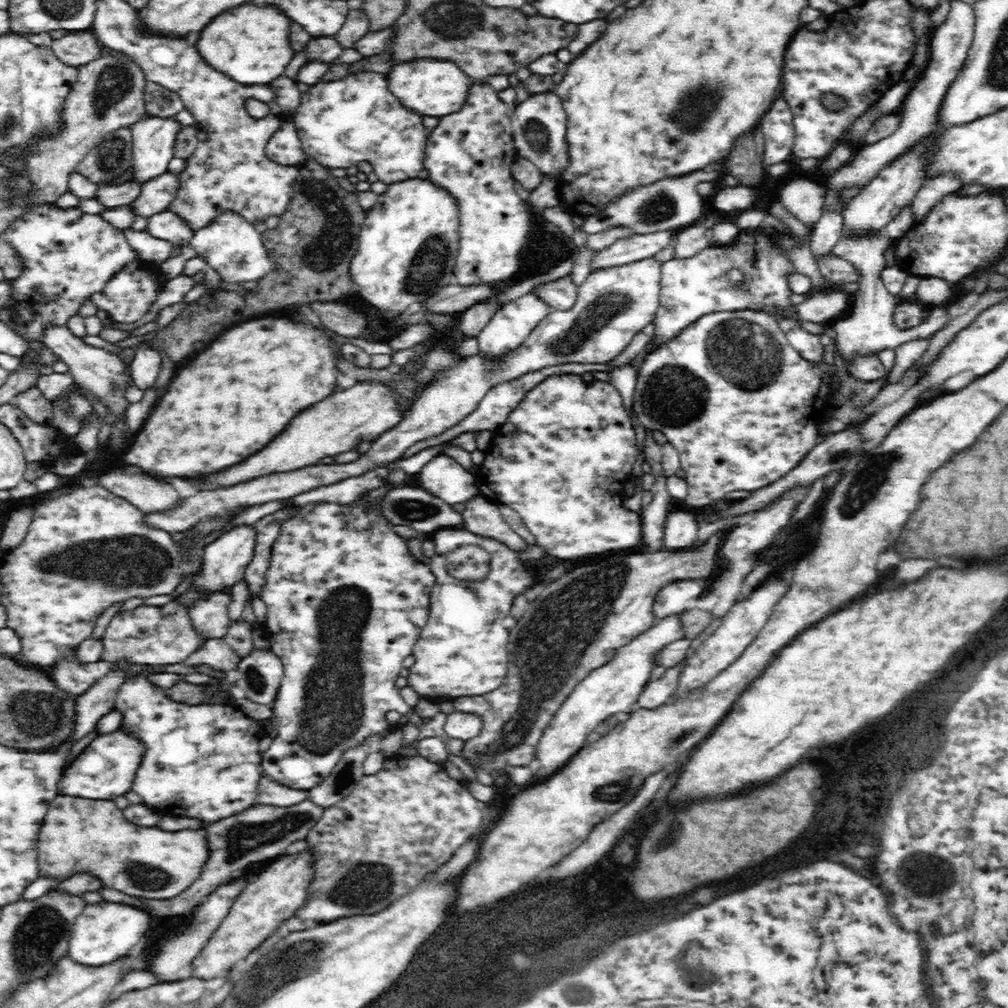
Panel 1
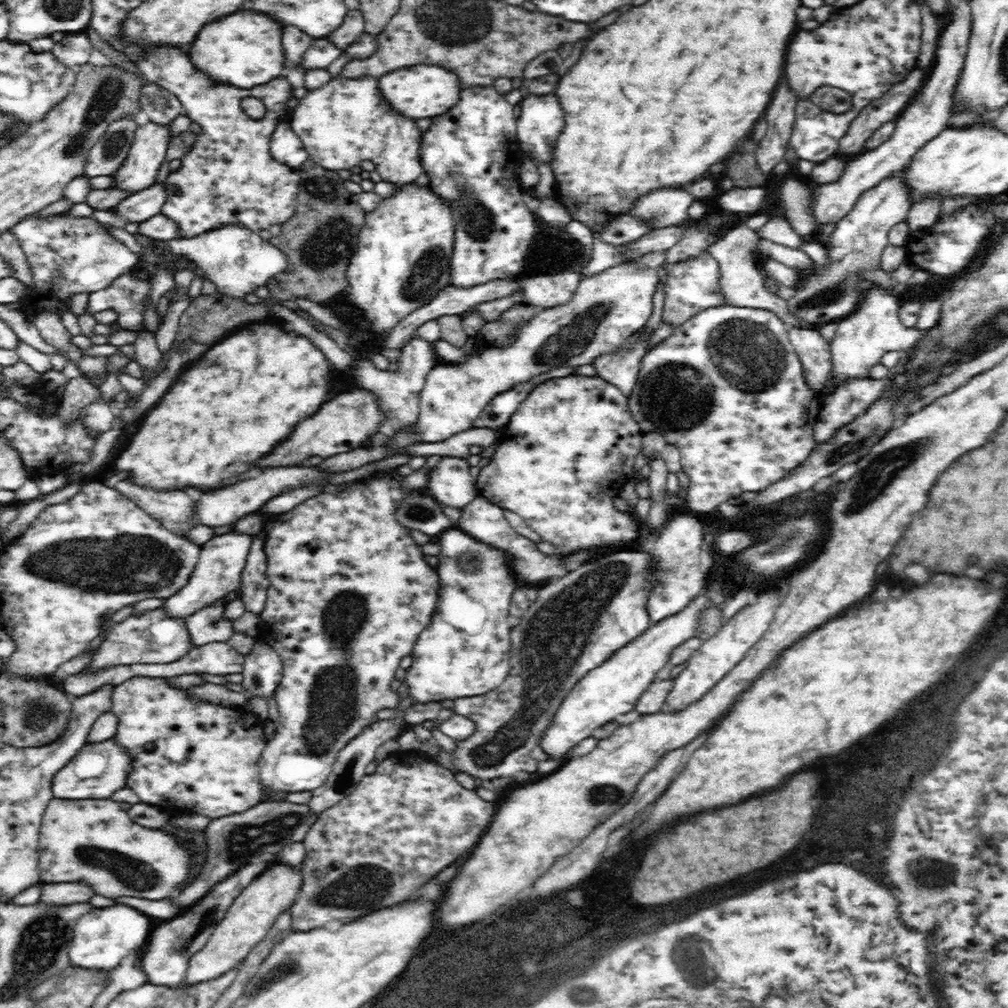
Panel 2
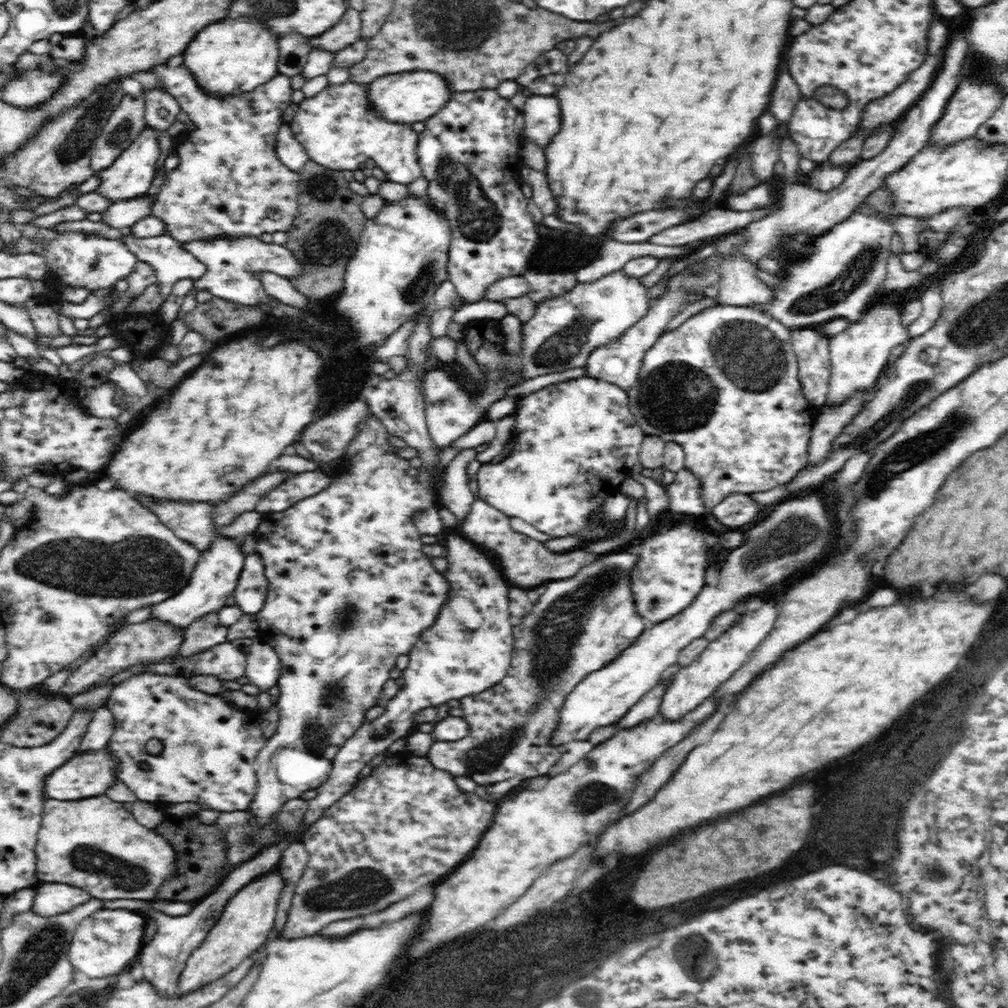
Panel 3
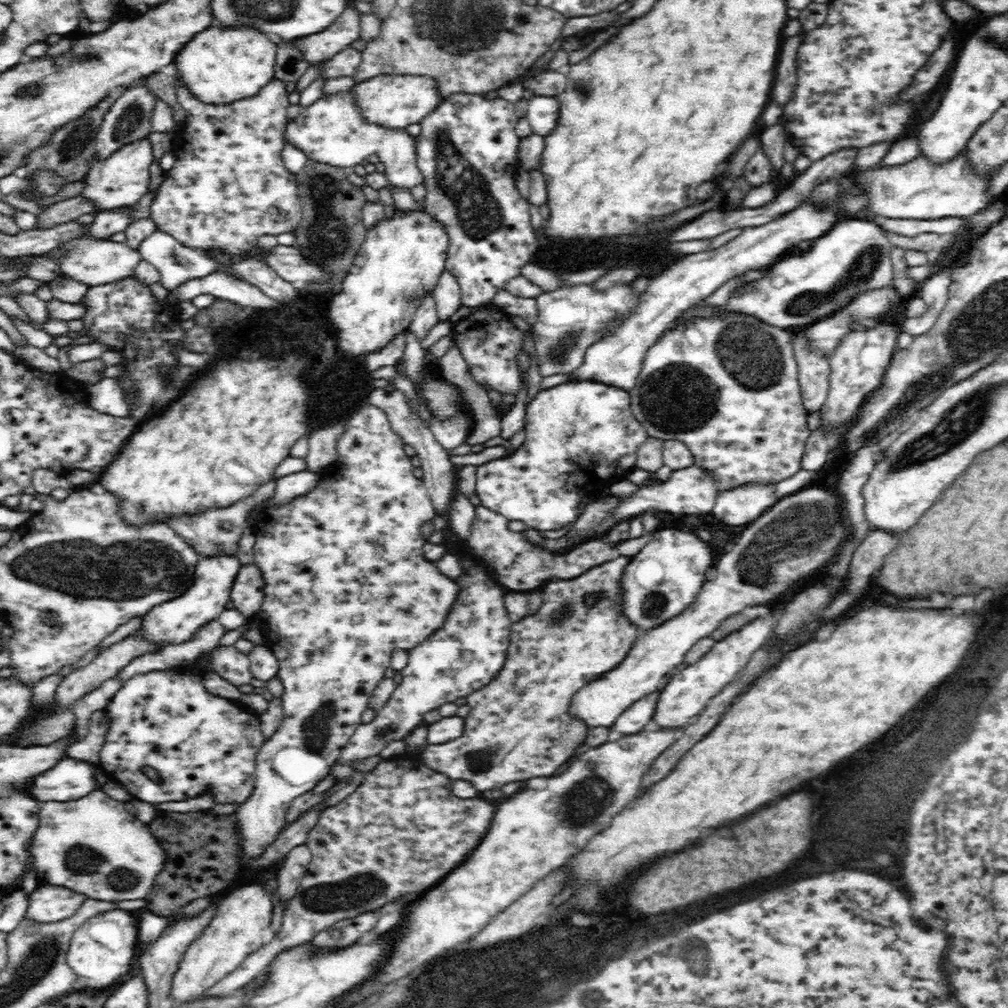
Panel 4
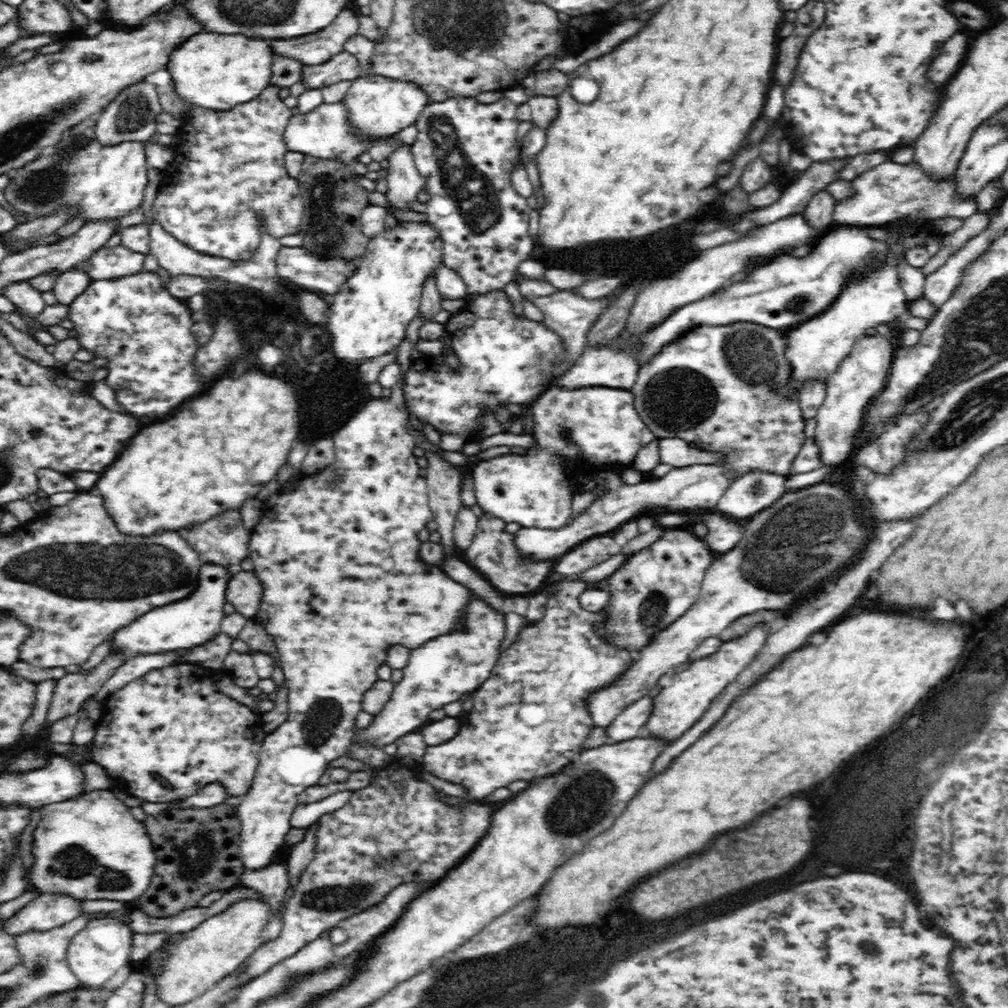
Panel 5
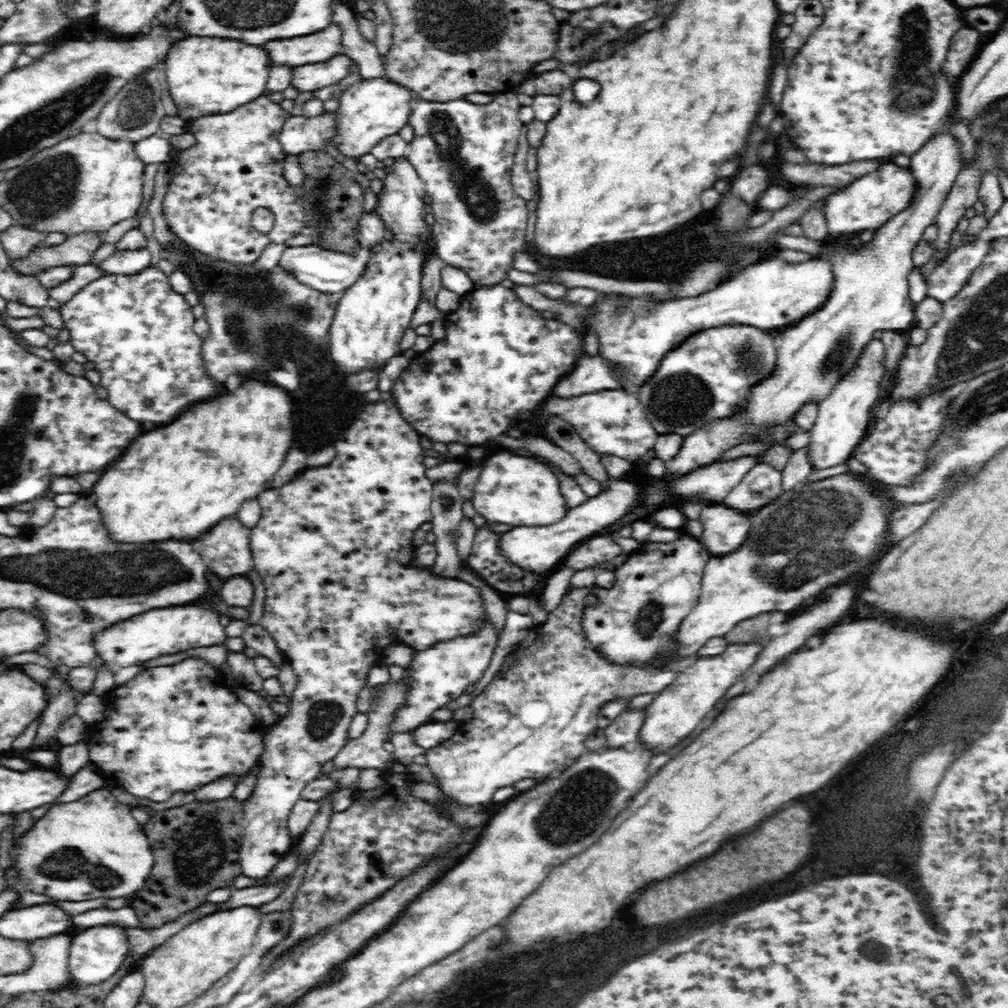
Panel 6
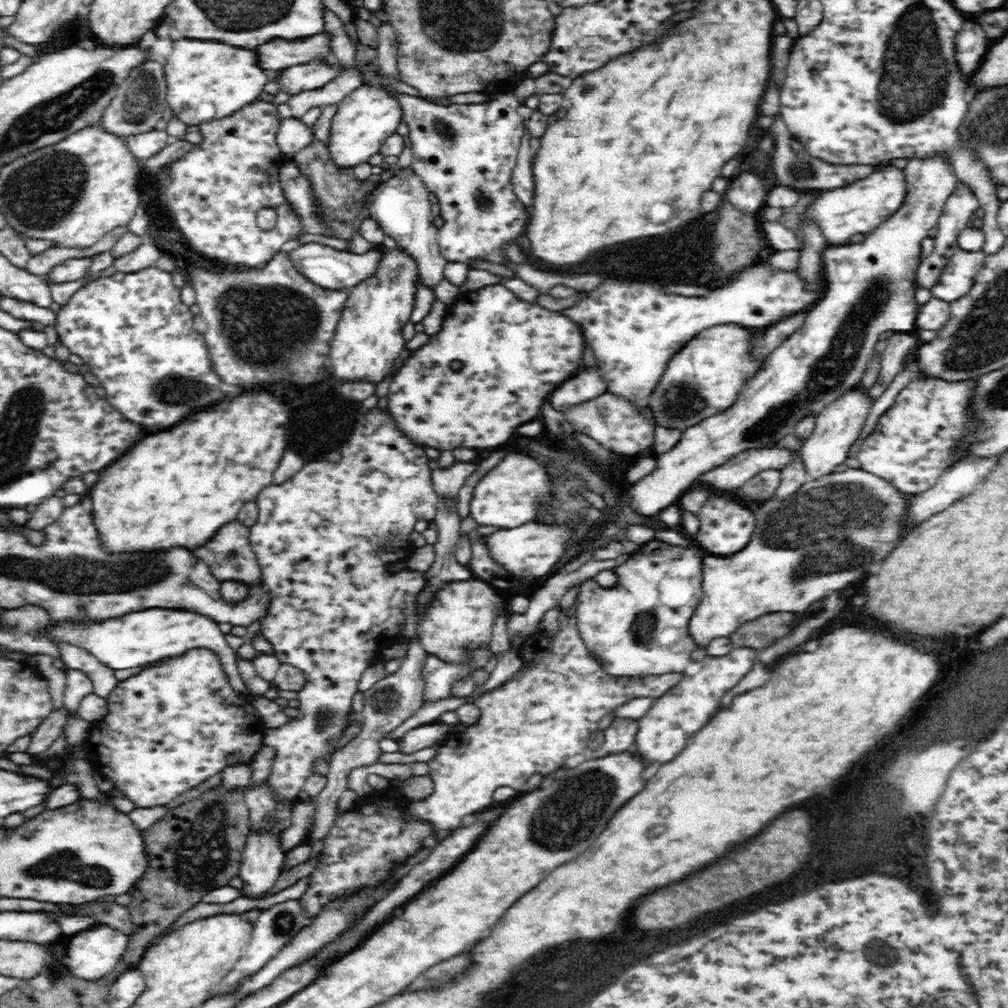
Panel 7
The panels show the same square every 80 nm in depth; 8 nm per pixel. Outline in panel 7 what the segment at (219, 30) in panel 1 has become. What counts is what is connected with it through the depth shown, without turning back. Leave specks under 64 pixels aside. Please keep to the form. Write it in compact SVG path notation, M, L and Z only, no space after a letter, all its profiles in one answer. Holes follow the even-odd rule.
M176 40L172 52L166 57L165 83L167 84L168 104L174 110L173 116L186 124L204 124L218 118L229 117L237 110L257 100L268 82L268 72L260 68L257 50L238 50L236 46L218 44L218 41Z

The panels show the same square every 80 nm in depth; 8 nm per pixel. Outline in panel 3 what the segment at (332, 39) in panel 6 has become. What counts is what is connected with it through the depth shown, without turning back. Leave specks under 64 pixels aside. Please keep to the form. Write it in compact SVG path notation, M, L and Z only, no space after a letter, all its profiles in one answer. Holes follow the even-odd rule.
M348 8L338 24L335 24L324 34L312 37L312 40L309 41L313 48L320 48L321 46L330 52L338 52L361 38L360 12Z

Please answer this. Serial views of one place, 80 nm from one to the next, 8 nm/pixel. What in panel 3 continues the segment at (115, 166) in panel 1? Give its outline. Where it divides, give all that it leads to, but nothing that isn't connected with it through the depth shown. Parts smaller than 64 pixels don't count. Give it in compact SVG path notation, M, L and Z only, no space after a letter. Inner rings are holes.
M127 94L113 110L96 139L96 145L90 150L90 167L94 174L110 168L127 147L131 147L140 130L147 126L144 114L144 97L139 94Z

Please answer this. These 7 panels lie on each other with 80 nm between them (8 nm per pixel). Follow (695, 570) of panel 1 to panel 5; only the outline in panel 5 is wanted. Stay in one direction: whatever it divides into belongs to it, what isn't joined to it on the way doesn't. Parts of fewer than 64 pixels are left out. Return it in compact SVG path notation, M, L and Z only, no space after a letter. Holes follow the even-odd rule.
M579 577L564 578L558 584L554 584L553 589L543 590L547 598L543 618L538 622L528 622L525 619L519 622L521 630L518 636L516 636L515 642L499 656L497 665L490 673L490 678L478 690L471 693L470 698L472 699L473 706L471 711L462 717L458 734L448 742L443 742L441 745L429 746L426 753L423 754L420 761L423 763L423 768L427 772L439 779L454 782L454 784L462 784L464 788L469 790L467 800L479 801L482 798L486 798L486 796L490 796L494 790L508 786L514 780L526 781L532 780L532 778L535 780L541 776L556 774L562 766L570 764L574 760L574 756L578 756L582 752L582 746L584 746L582 742L586 740L586 736L590 734L590 730L595 727L592 722L592 717L589 715L588 698L598 689L609 688L619 677L624 676L625 670L630 666L630 660L635 656L635 654L622 654L622 649L614 650L614 646L606 646L606 642L602 642L602 637L594 638L594 622L598 622L598 611L586 611L578 603L578 596L582 592L590 588L605 587L607 582L608 577L597 582L586 582Z

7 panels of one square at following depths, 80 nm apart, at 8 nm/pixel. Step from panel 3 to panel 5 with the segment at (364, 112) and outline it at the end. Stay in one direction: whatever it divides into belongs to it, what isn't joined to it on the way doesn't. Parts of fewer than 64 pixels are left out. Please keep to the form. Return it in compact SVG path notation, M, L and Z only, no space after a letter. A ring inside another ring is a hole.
M340 100L340 102L332 102L332 104L322 102L320 106L316 106L310 112L300 112L300 114L290 117L283 135L287 151L350 165L358 161L362 154L368 154L370 148L374 148L376 144L382 144L390 138L366 137L361 130L357 130L351 124L349 116L350 112L344 102ZM399 140L397 148L386 158L390 167L387 177L387 198L396 208L409 210L410 202L416 202L416 196L423 189L424 179L416 169L410 145Z

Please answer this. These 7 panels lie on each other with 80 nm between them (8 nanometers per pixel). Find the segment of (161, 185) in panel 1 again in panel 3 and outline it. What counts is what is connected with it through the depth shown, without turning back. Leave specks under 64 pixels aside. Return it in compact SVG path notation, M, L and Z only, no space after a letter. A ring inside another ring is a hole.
M137 197L129 201L119 201L103 213L103 222L112 228L124 228L136 224L142 217L151 214L155 197Z

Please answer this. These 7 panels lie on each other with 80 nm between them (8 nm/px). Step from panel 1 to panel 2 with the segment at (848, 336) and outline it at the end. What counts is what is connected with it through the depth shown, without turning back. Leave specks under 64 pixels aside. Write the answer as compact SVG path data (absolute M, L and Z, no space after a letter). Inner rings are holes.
M875 283L874 286L874 288L866 290L860 304L858 304L856 314L850 316L854 317L854 320L845 318L841 319L842 322L840 322L840 320L837 322L835 337L829 344L832 372L834 373L834 378L836 378L840 384L846 381L846 378L867 378L870 366L880 364L882 354L886 354L886 352L890 352L890 350L906 350L906 348L914 346L914 343L917 343L928 333L930 333L930 335L934 333L933 328L920 330L916 327L905 327L902 325L900 318L898 318L898 308L900 308L900 304L898 304L897 297L892 296L884 287L878 286L877 283Z

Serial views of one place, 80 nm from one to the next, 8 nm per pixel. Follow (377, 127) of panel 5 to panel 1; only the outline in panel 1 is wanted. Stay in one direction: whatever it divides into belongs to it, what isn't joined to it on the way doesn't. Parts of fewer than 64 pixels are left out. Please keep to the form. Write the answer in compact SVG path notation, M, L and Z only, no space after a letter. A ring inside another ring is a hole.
M414 58L394 64L387 74L387 88L391 93L397 96L406 108L411 108L422 116L443 117L459 111L473 84L473 80L454 62L436 58Z

